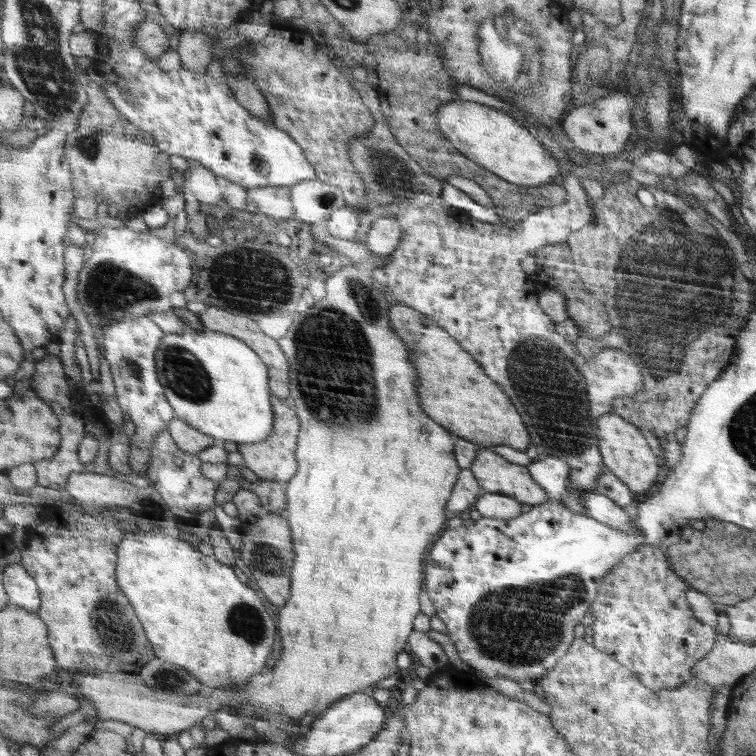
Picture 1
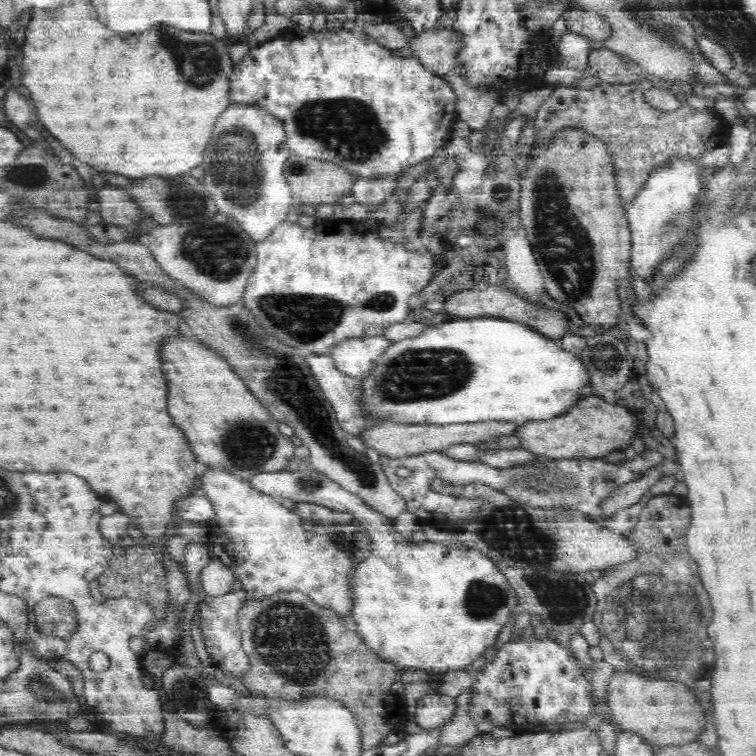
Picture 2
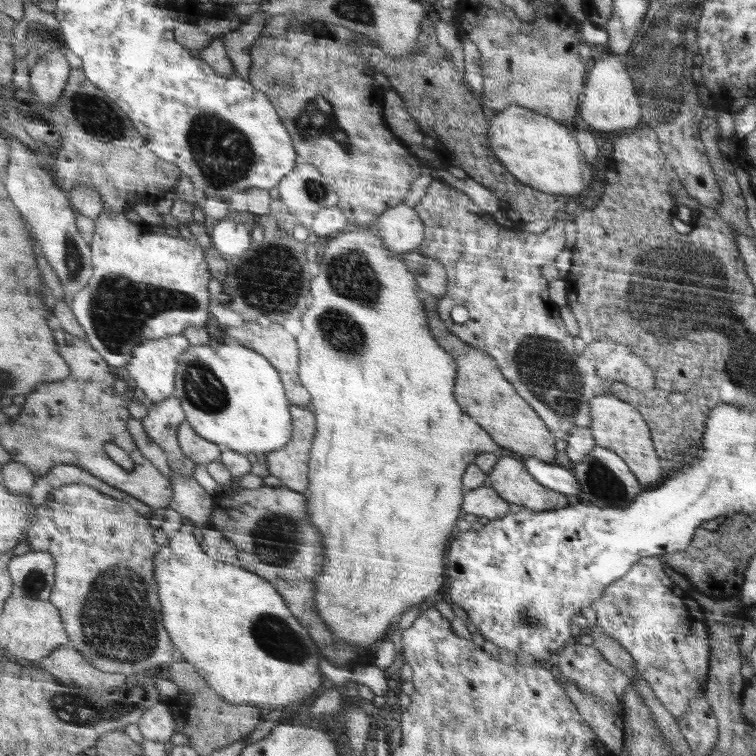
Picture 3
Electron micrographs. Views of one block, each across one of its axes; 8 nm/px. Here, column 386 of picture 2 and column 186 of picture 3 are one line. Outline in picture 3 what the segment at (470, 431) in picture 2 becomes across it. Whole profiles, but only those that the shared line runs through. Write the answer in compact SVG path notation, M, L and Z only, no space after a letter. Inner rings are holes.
M188 422L180 424L177 440L184 456L187 456L191 463L204 465L222 456L223 449L215 442L200 437Z

